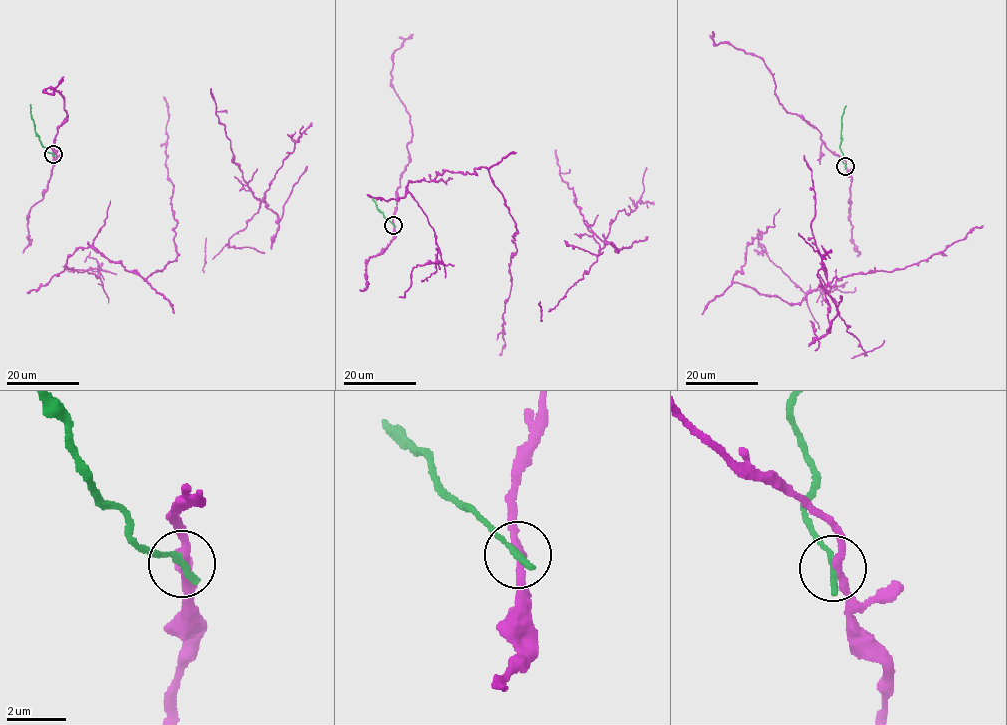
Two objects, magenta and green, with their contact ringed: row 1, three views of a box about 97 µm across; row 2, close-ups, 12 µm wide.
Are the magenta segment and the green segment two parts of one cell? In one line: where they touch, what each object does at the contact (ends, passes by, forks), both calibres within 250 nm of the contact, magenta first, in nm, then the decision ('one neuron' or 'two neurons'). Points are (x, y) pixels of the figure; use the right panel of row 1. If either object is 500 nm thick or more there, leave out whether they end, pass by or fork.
place (845, 166); magenta passes by; green ends; calibres 240 and 280 nm; two neurons

